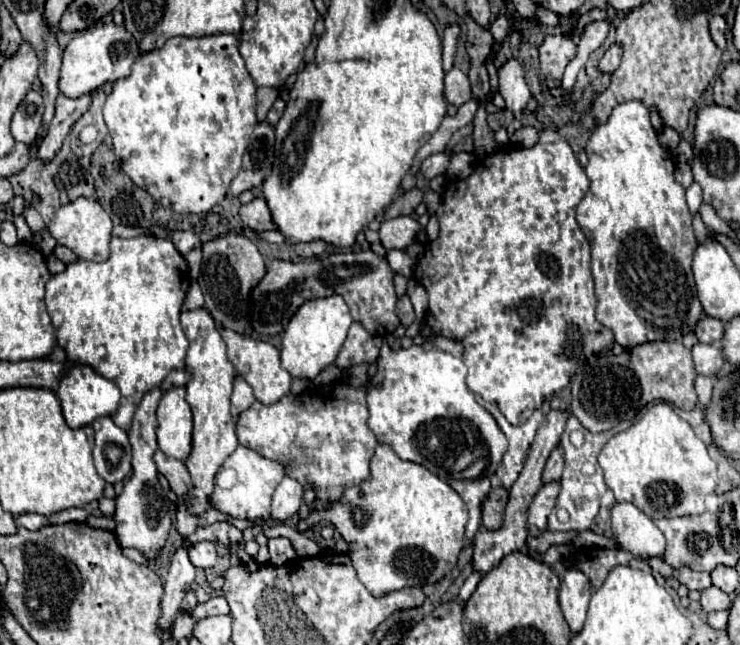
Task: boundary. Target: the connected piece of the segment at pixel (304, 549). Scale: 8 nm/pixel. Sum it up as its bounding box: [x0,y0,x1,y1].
[264,524,321,558]

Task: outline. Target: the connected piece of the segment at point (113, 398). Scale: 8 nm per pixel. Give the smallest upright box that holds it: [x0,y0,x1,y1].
[57,364,119,428]

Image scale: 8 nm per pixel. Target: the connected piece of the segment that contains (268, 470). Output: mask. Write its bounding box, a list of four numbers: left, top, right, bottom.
[211,444,285,524]

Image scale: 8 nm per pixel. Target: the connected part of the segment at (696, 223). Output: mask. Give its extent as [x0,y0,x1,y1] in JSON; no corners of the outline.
[692,213,707,244]

